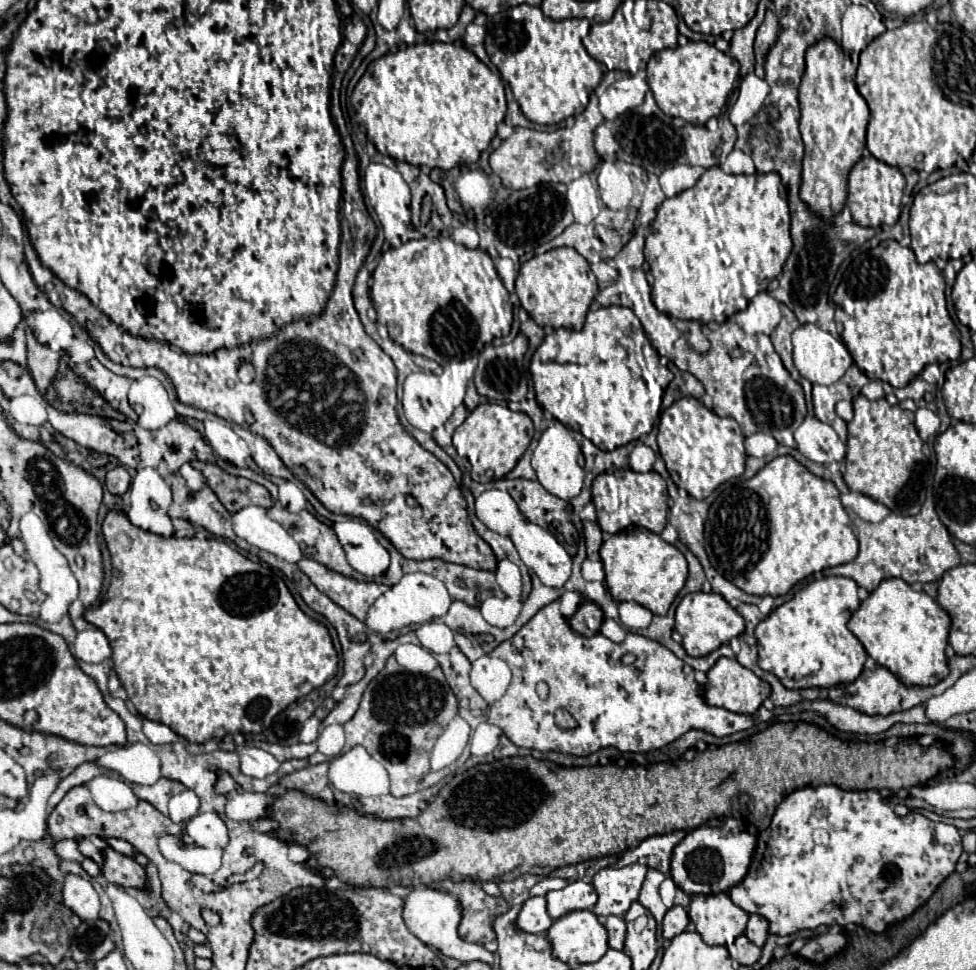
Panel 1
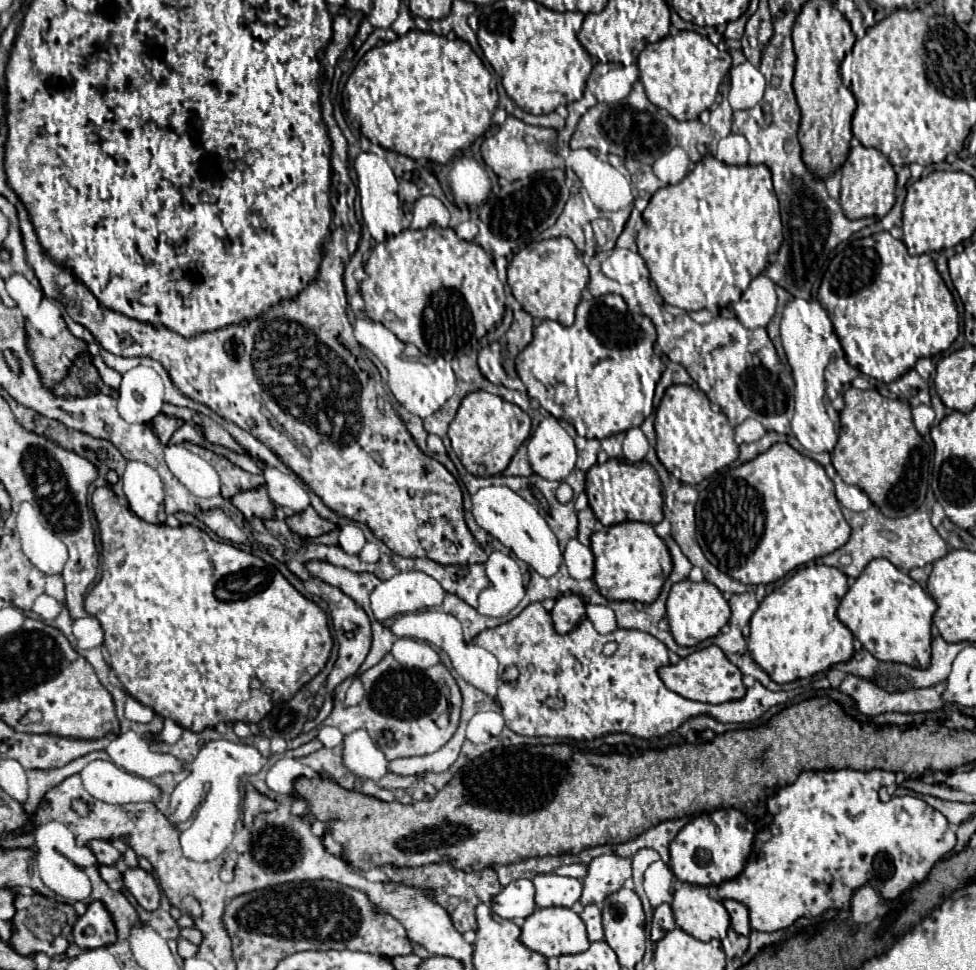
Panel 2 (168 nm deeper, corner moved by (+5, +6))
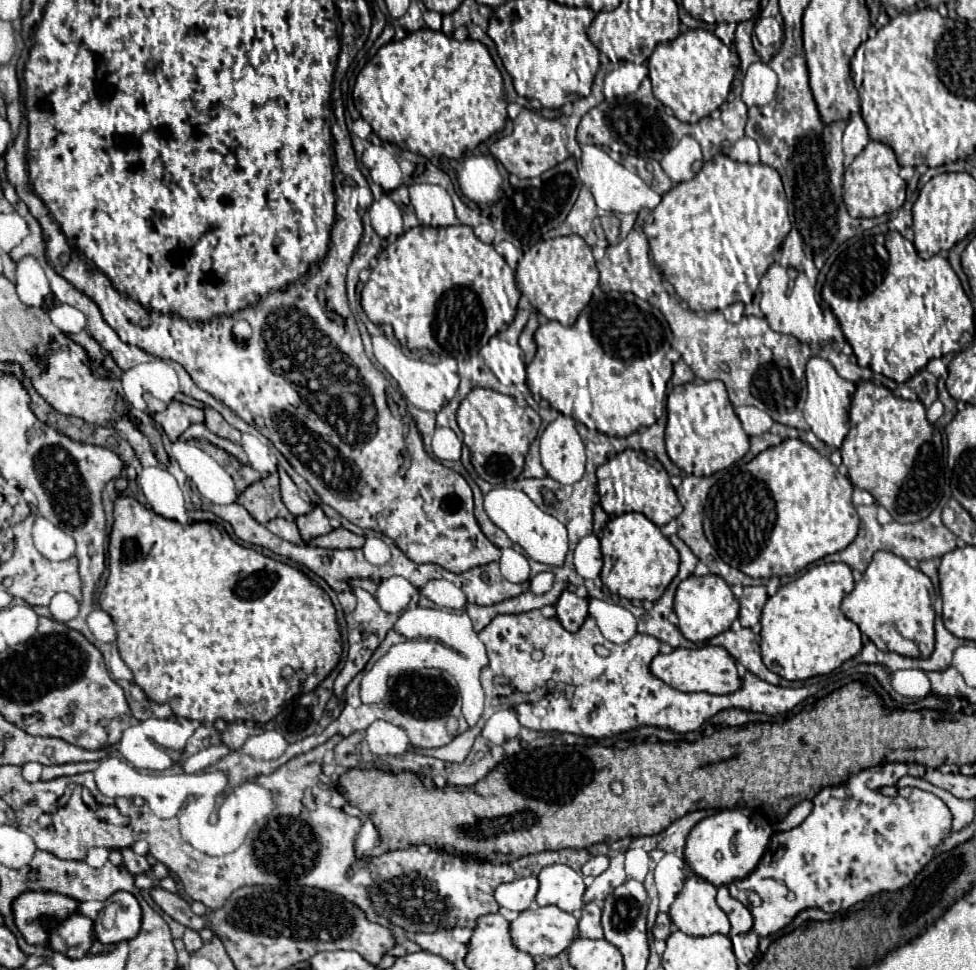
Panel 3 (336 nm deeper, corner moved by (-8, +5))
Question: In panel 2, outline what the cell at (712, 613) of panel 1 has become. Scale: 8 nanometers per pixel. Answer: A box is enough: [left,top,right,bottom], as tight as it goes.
[666,580,730,646]

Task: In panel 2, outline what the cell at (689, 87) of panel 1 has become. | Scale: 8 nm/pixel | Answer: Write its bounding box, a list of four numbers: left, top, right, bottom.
[638,32,732,120]

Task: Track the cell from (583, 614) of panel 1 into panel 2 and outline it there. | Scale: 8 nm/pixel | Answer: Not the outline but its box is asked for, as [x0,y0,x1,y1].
[550,594,586,634]

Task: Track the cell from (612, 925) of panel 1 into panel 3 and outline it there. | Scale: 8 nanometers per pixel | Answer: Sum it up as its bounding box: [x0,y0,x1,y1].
[579,903,603,939]

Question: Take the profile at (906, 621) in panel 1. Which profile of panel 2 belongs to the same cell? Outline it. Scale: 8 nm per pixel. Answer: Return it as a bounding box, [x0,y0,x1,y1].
[836,558,936,666]

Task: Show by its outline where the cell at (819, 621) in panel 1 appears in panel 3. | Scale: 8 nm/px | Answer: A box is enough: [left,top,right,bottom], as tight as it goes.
[761,563,863,681]

